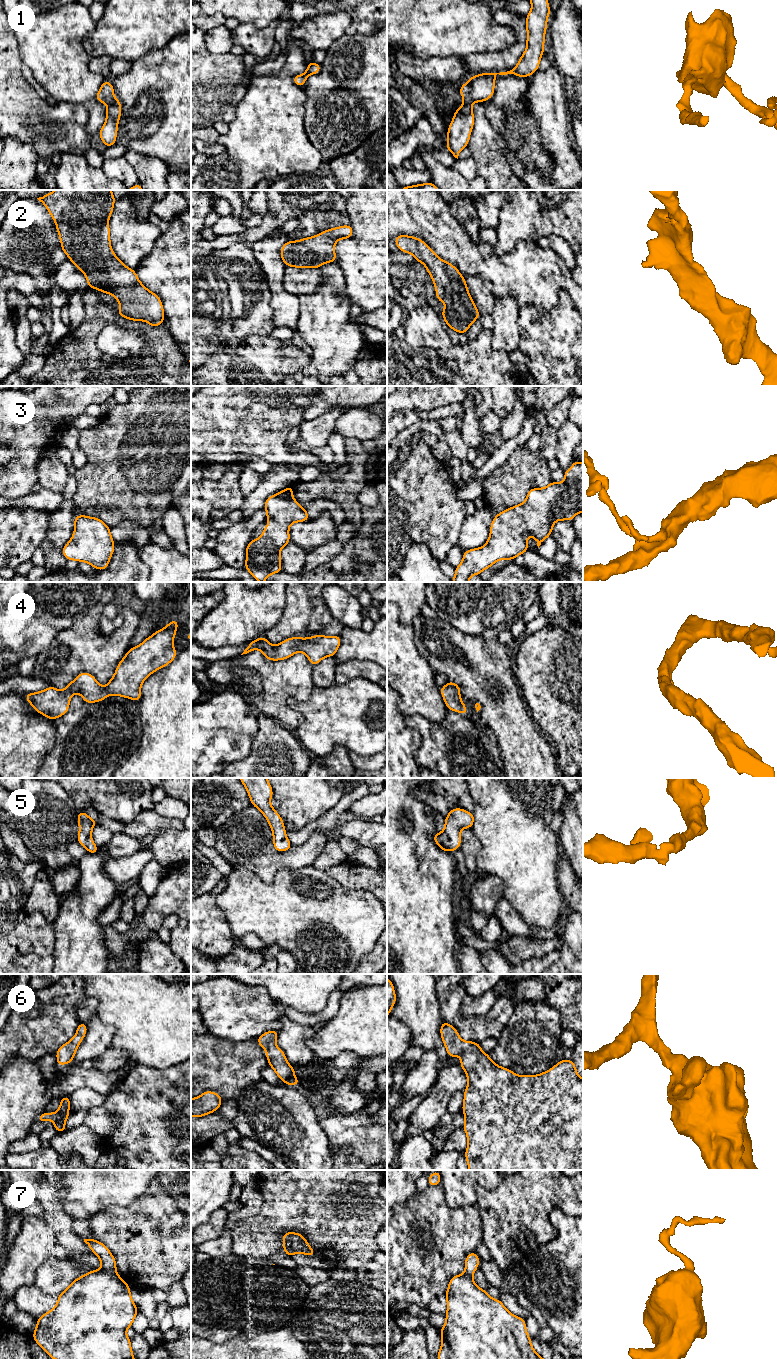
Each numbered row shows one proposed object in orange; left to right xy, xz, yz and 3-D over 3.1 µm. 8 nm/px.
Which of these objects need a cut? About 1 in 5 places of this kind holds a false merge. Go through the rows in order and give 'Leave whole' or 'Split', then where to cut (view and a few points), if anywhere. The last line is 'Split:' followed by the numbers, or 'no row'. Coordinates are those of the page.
1: Leave whole. No split
2: Leave whole. No split
3: Leave whole. No split
4: Leave whole. No split
5: Leave whole. No split
6: Leave whole. No split
7: Split. Split along xy (102, 1268), (116, 1274)
Split: 7

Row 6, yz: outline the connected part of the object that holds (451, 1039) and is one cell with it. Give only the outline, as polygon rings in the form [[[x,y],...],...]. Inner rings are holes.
[[[445,1021],[441,1023],[440,1034],[448,1057],[461,1056],[460,1066],[468,1078],[462,1106],[465,1115],[462,1128],[467,1134],[468,1146],[464,1154],[469,1170],[583,1170],[583,1079],[578,1075],[572,1059],[562,1059],[554,1067],[541,1074],[519,1076],[513,1071],[495,1064],[489,1054],[481,1050],[480,1043],[462,1041],[456,1028]]]

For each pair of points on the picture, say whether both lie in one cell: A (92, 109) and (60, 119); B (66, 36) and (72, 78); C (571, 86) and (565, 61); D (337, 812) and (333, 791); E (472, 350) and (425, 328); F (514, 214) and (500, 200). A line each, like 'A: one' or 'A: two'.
A: two
B: one
C: one
D: two
E: one
F: two

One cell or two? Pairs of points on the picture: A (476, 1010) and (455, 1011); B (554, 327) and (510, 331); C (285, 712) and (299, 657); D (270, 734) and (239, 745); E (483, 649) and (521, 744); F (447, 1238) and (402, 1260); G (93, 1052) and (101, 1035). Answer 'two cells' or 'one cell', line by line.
A: two cells
B: two cells
C: one cell
D: two cells
E: one cell
F: one cell
G: one cell

